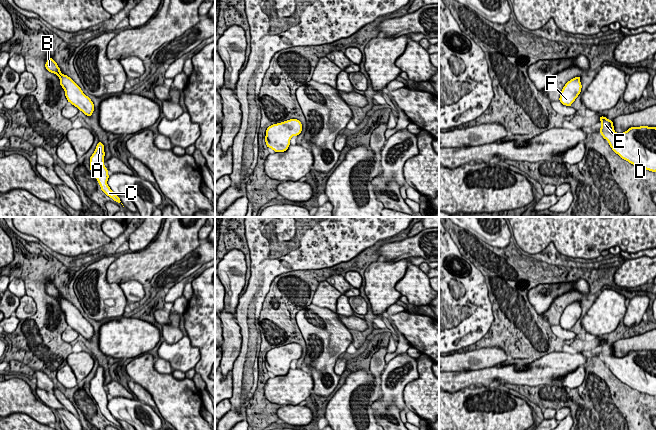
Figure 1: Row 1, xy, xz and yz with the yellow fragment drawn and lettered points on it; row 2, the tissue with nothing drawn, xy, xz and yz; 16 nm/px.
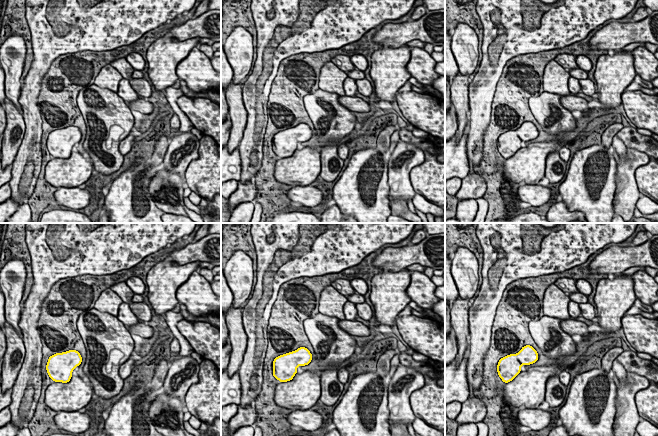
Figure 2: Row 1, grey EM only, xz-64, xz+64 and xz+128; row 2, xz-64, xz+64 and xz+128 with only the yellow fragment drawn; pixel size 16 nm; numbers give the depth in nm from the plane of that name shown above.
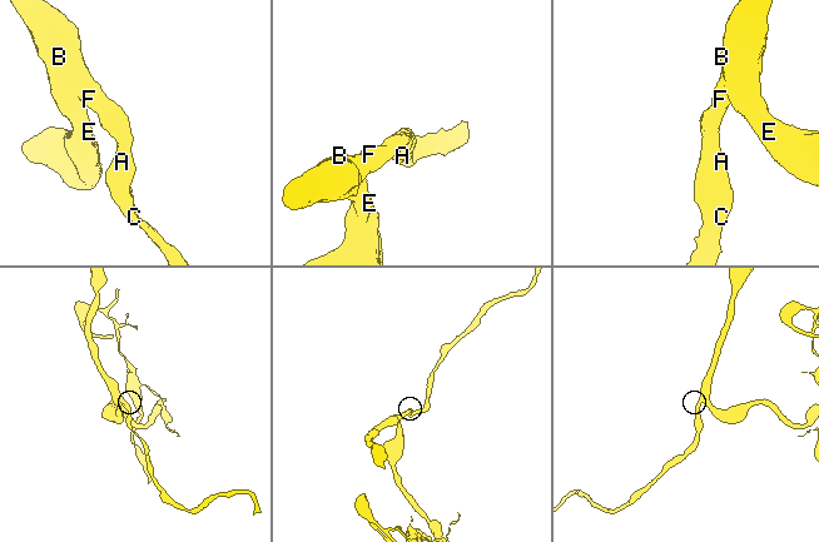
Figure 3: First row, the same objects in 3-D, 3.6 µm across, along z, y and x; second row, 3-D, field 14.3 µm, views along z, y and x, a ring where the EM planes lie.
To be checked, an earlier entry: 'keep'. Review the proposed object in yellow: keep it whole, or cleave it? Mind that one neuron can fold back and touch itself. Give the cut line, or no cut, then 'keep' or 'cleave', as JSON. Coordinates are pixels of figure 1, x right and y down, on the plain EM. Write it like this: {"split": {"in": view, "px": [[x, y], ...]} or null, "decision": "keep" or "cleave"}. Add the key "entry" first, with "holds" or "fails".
{"entry": "holds", "split": null, "decision": "keep"}

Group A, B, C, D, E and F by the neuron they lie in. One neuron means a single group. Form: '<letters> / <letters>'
A B C D E F

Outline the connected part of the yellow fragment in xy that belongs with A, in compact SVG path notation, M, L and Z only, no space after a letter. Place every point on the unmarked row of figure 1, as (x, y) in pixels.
M99 365L94 377L90 381L90 394L97 403L101 414L114 425L121 427L120 422L113 417L107 408L109 399L108 393L104 389L104 380L104 369Z

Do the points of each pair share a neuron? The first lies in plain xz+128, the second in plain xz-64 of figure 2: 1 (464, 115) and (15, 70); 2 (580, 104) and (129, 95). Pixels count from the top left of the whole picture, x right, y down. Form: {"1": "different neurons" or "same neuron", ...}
{"1": "different neurons", "2": "different neurons"}

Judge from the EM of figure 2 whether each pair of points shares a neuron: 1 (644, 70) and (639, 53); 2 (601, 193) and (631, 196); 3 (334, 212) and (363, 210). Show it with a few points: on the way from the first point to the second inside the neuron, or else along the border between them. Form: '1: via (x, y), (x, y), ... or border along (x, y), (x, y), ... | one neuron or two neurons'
1: via (644, 66), (642, 57) | one neuron
2: border along (617, 187), (614, 193), (613, 212) | two neurons
3: border along (335, 204), (342, 212) | two neurons

